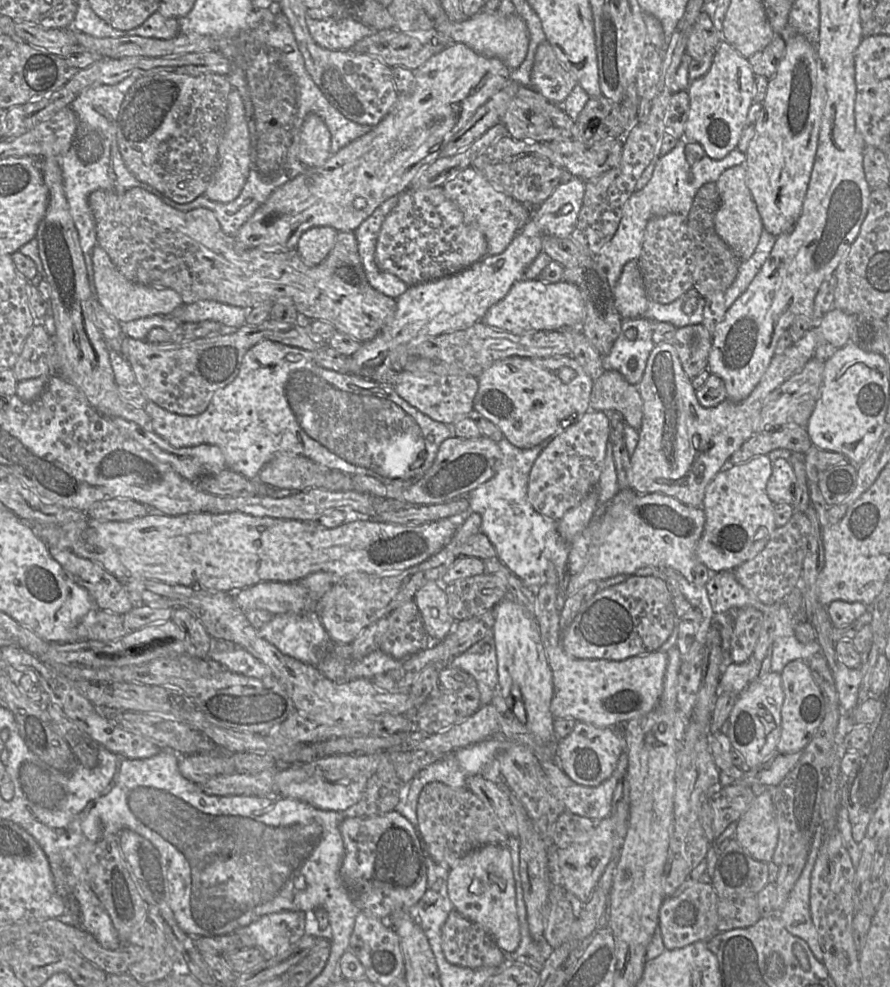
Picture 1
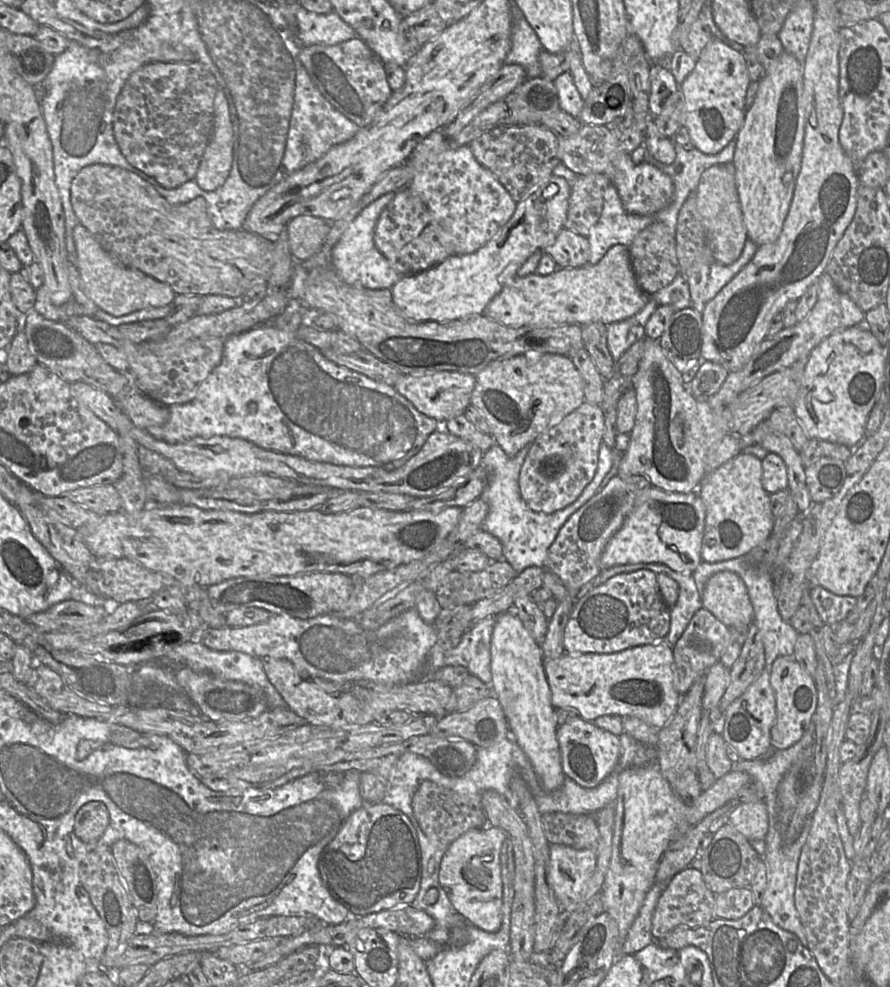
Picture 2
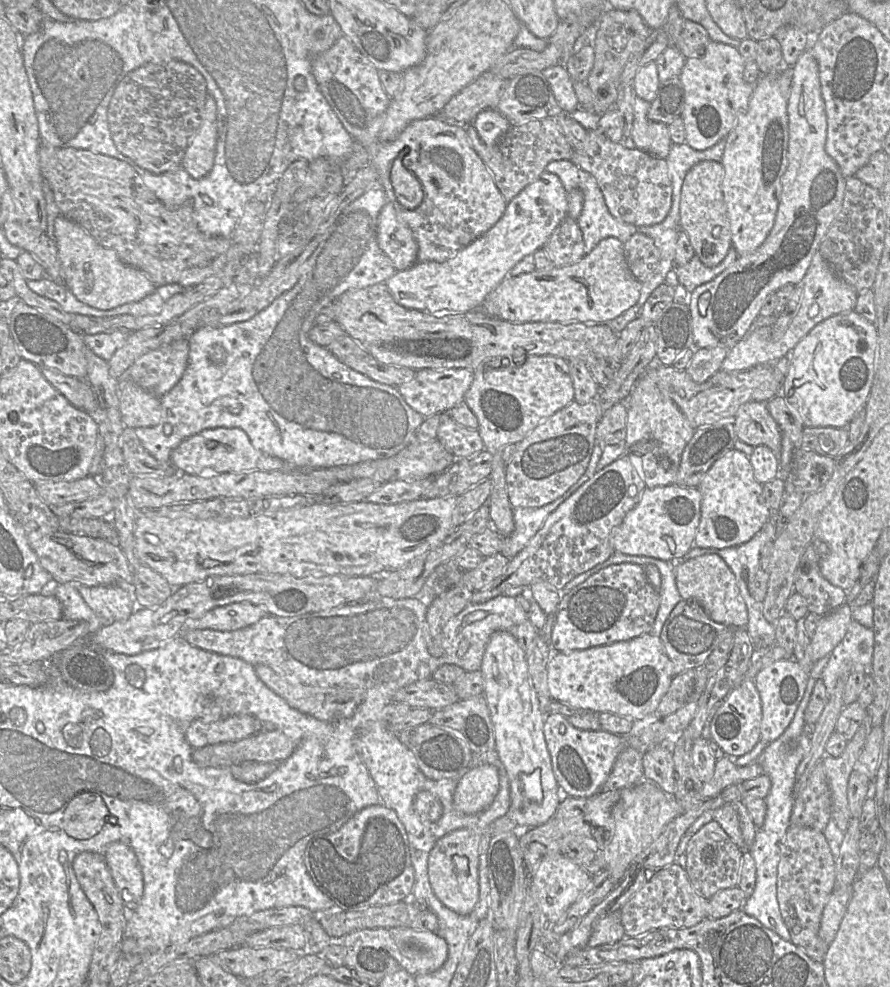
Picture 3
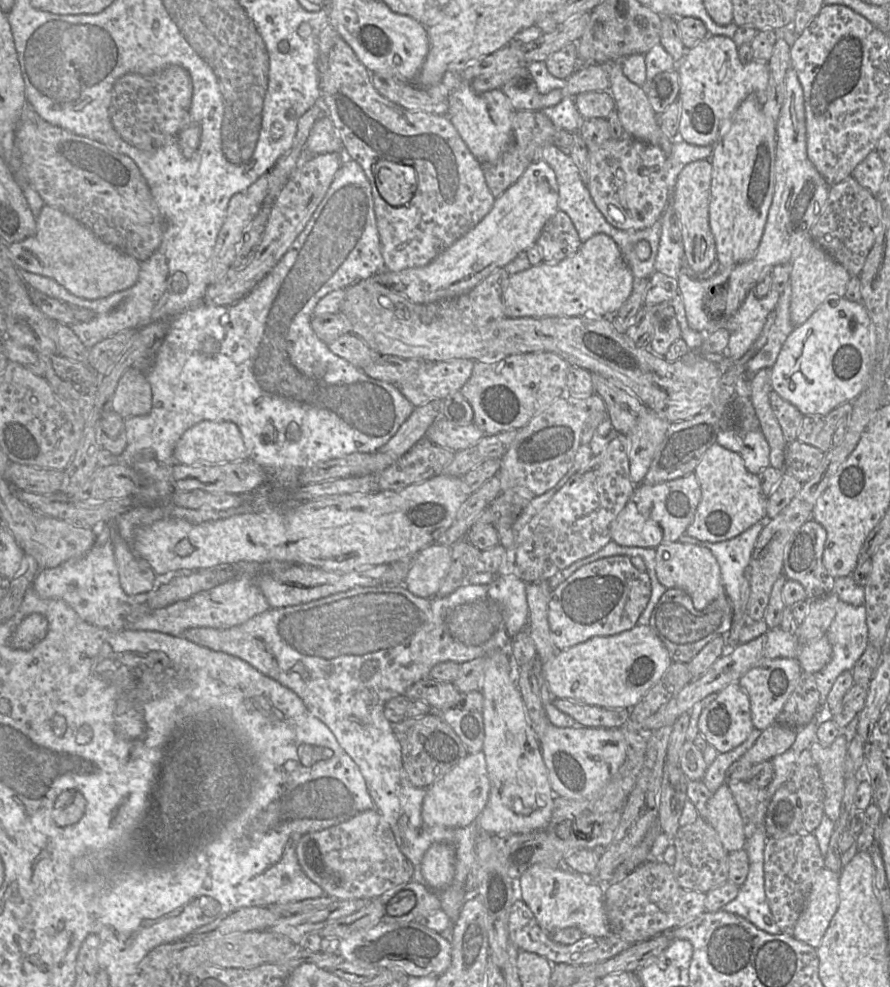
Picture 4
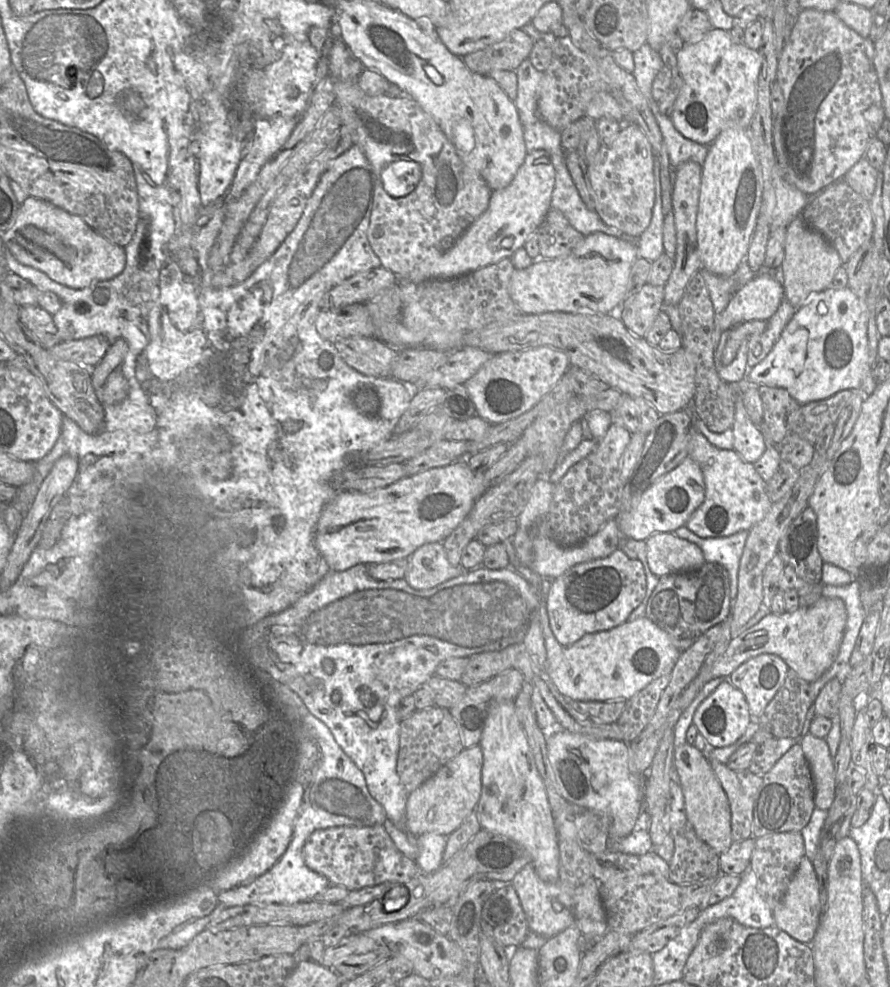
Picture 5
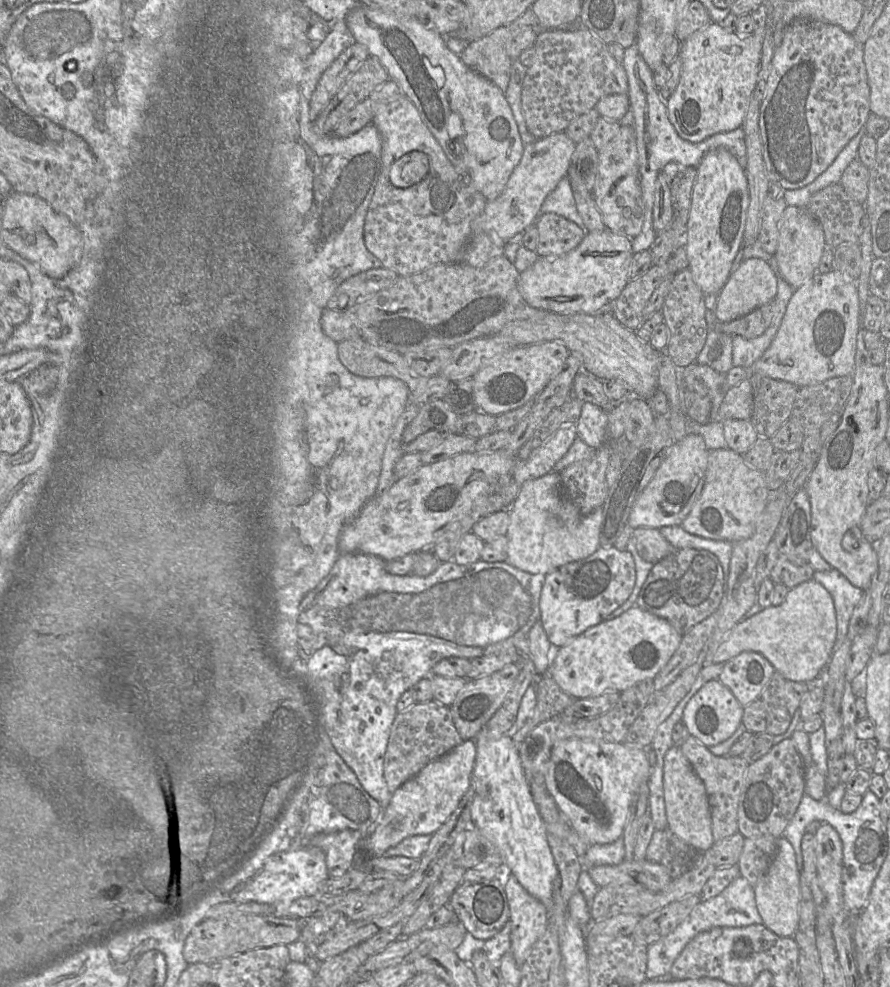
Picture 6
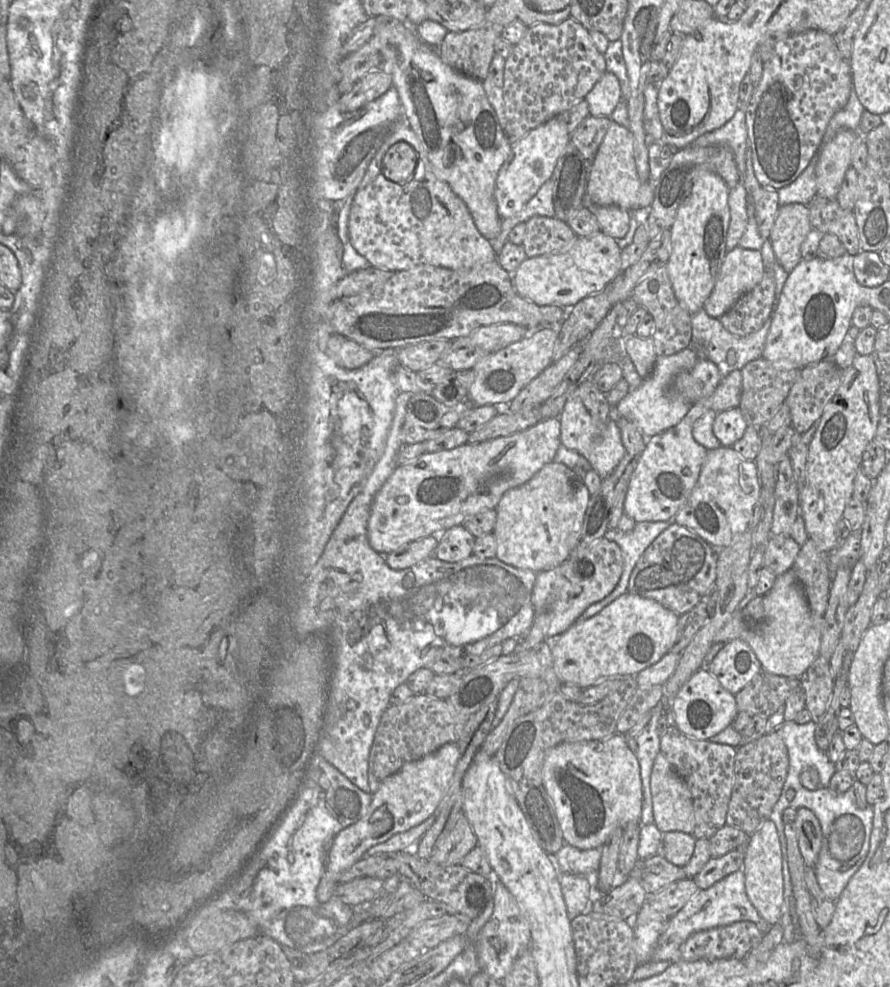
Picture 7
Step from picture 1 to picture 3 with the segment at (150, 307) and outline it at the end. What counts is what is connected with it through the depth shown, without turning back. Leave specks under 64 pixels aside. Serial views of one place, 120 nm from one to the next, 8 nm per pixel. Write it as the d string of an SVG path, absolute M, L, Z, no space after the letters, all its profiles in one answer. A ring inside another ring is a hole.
M63 214L54 221L54 241L64 274L64 285L87 305L111 310L125 303L139 301L157 287L143 271L123 262L114 250L102 246L81 225Z

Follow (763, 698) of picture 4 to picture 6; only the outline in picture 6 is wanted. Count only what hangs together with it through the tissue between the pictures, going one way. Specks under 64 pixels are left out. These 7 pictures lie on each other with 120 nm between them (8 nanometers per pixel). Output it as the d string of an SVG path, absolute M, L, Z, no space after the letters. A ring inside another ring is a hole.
M745 651L722 664L718 680L745 707L756 700L776 670L763 655Z

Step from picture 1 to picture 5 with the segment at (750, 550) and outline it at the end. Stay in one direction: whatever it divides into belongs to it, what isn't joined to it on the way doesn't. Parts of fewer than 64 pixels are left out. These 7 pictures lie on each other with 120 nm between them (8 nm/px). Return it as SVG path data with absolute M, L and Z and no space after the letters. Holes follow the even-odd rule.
M696 429L688 436L689 456L700 465L705 483L705 498L690 516L685 526L700 538L721 538L739 531L750 530L767 514L771 501L766 492L766 482L756 472L753 464L745 461L736 451L719 449Z

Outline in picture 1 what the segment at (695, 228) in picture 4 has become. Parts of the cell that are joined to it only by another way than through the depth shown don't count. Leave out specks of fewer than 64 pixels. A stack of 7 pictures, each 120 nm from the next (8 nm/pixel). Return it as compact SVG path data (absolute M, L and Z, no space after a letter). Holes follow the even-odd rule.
M742 165L726 169L715 182L720 204L714 224L717 235L741 261L751 257L764 231L761 216L746 184L746 171Z

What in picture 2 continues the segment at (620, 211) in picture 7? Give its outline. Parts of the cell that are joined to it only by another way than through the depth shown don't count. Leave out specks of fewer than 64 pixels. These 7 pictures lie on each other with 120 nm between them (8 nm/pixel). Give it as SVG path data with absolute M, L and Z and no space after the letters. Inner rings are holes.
M583 125L577 134L560 138L558 151L561 162L578 176L589 174L607 176L628 213L653 215L666 208L673 200L674 185L671 177L647 161L635 164L631 154L621 147L616 134L607 126Z

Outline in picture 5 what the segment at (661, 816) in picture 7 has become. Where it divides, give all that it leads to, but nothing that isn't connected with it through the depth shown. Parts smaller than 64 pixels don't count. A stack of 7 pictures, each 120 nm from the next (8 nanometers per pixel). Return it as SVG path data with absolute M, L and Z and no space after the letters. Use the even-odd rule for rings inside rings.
M690 744L680 745L675 748L675 766L680 777L684 795L684 811L688 821L701 840L716 854L722 854L735 841L731 837L729 804L708 759Z

